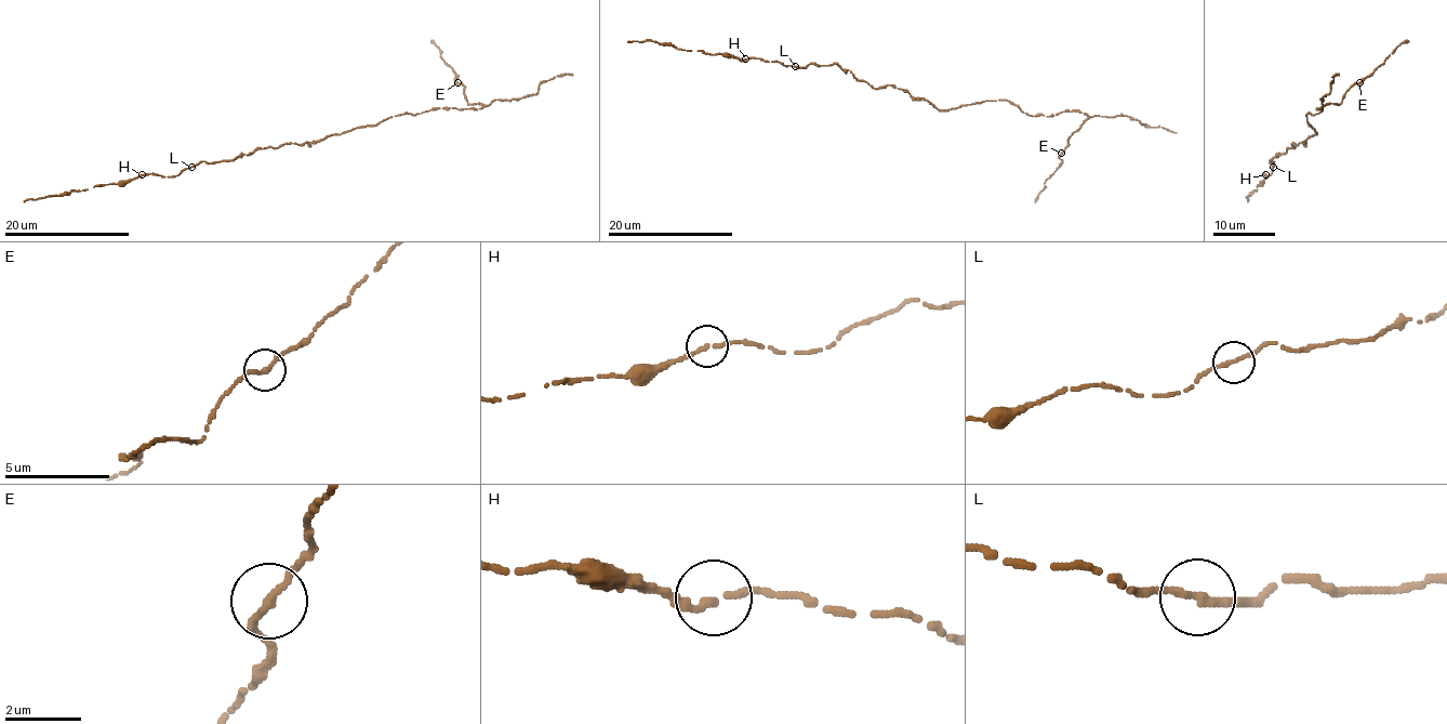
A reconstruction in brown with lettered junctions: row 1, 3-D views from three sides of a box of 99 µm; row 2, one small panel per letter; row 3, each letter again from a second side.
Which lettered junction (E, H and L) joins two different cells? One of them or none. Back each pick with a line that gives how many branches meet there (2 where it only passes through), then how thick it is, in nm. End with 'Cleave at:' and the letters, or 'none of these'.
Cleave at: none of these

